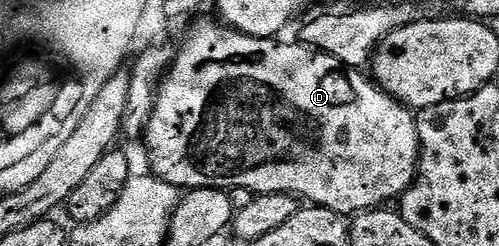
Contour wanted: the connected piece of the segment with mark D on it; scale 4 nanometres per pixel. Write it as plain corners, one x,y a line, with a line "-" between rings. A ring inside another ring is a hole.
222,22
216,23
199,23
187,35
187,40
183,43
183,48
175,51
175,60
171,62
171,66
167,68
167,74
162,76
159,85
159,96
155,102
155,108
151,114
151,120
145,132
145,144
147,143
147,159
151,162
150,170
161,181
165,181
169,185
180,189
194,189
196,187
206,187
208,189
230,189
232,187
244,187
257,195
265,193
285,193
286,195
294,195
302,197
308,204
317,207
328,207
330,211
335,211
344,217
354,217
364,211
382,208
392,199
398,200
411,187
415,181
416,174
419,170
419,138
417,137
417,125
415,124
416,116
413,114
412,108
407,107
403,103
398,103
392,95
385,93
380,87
375,86
374,82
362,70
347,67
341,61
337,61
337,57
329,57
323,51
315,51
312,47
304,45
302,42
295,43
278,43
280,40
275,37
264,37
261,35
246,35
241,33
234,27
224,25

